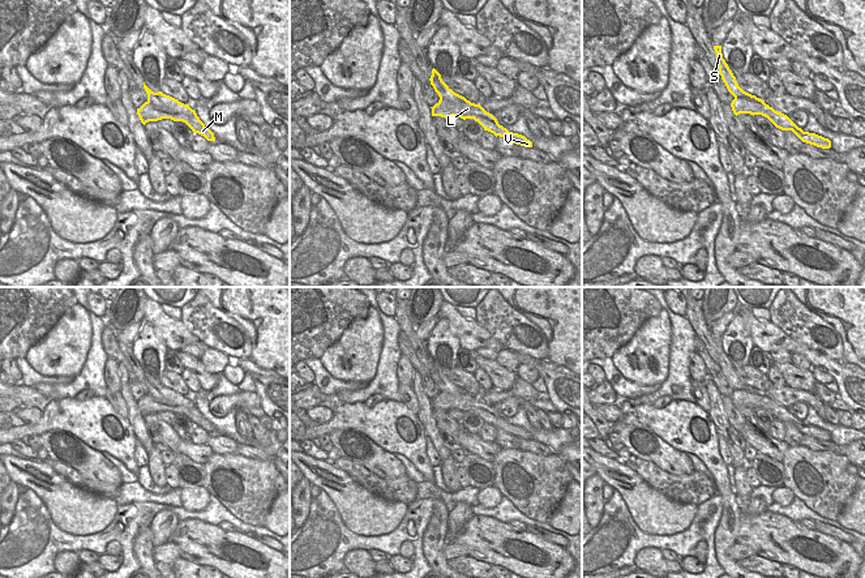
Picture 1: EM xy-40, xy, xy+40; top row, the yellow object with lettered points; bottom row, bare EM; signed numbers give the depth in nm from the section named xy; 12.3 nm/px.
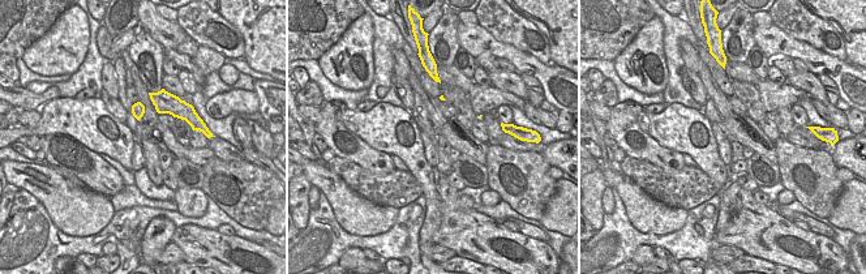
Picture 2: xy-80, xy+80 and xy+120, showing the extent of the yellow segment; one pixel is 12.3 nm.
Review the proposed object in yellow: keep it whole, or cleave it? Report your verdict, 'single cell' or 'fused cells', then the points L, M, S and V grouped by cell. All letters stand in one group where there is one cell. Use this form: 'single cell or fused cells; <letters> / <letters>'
fused cells; L M V / S

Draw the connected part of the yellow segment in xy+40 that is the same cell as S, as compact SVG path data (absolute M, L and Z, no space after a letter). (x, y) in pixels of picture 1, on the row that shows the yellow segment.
M714 46L714 50L716 52L716 60L718 60L718 67L719 67L719 74L721 76L723 82L725 84L728 91L735 97L735 98L746 98L746 99L755 99L758 102L765 102L755 95L751 95L746 91L744 91L737 81L736 77L733 76L732 70L729 69L728 64L723 59L721 53L721 46Z

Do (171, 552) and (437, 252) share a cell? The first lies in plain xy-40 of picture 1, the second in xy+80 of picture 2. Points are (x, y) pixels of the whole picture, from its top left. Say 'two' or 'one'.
one

